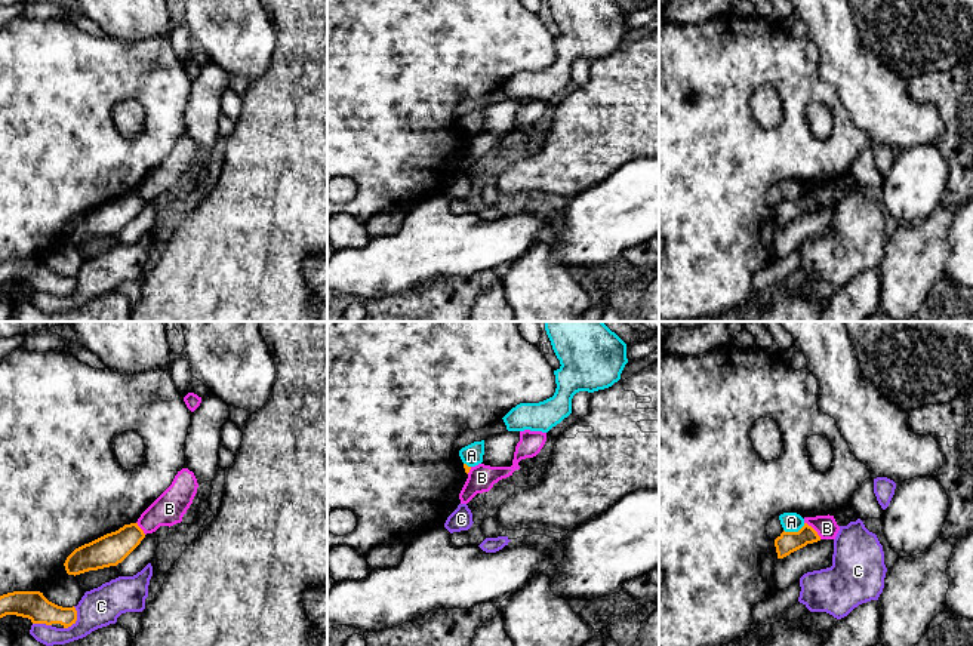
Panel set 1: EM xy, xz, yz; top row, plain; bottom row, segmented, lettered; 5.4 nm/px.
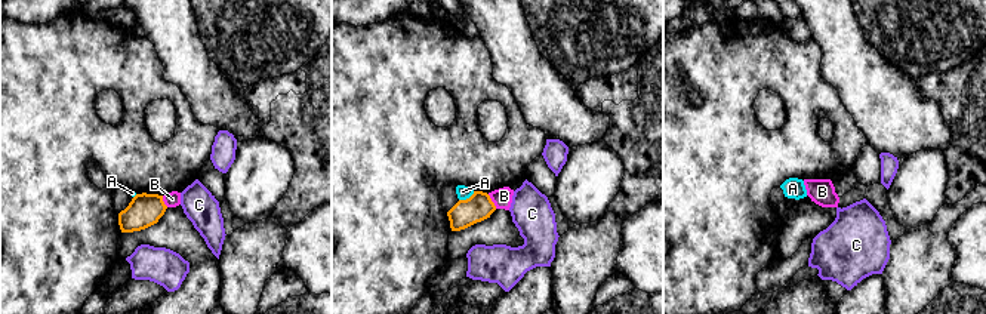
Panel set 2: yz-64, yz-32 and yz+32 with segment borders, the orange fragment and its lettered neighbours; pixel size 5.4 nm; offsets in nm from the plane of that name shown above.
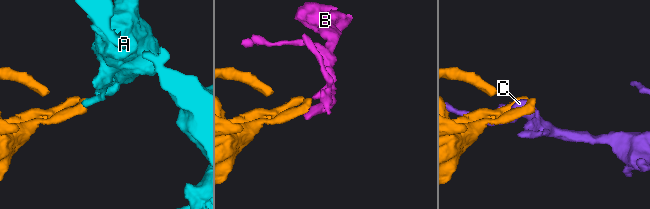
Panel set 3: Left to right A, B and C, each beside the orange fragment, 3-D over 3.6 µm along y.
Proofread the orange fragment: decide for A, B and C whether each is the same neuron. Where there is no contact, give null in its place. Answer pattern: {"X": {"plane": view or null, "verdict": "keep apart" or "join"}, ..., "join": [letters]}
{"A": {"plane": "yz", "verdict": "keep apart"}, "B": {"plane": "yz", "verdict": "keep apart"}, "C": {"plane": "xy", "verdict": "keep apart"}, "join": []}

